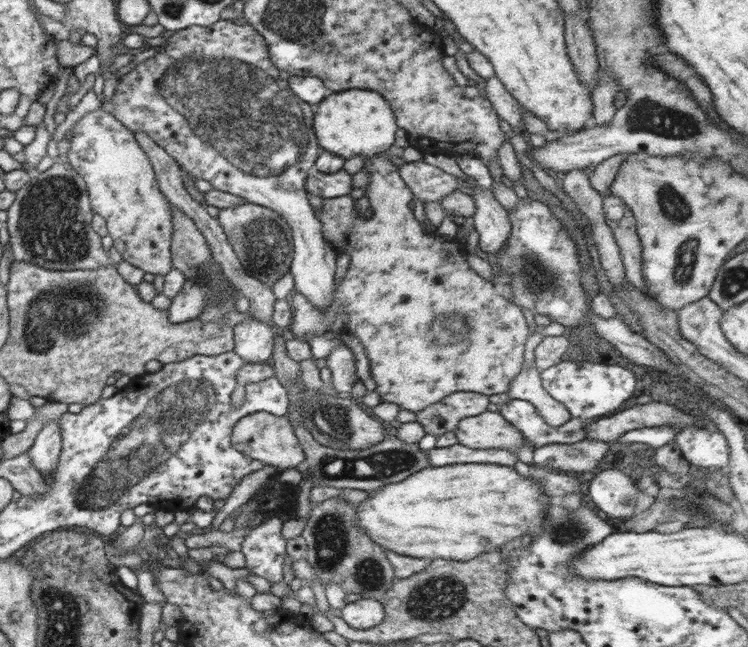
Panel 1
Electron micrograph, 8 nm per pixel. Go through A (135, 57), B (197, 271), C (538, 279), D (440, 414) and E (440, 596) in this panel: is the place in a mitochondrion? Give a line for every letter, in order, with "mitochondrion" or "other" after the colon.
A: other
B: mitochondrion
C: mitochondrion
D: other
E: mitochondrion

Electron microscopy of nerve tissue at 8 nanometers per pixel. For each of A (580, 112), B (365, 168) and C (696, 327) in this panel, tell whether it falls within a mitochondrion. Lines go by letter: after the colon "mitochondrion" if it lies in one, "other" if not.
A: other
B: other
C: other

